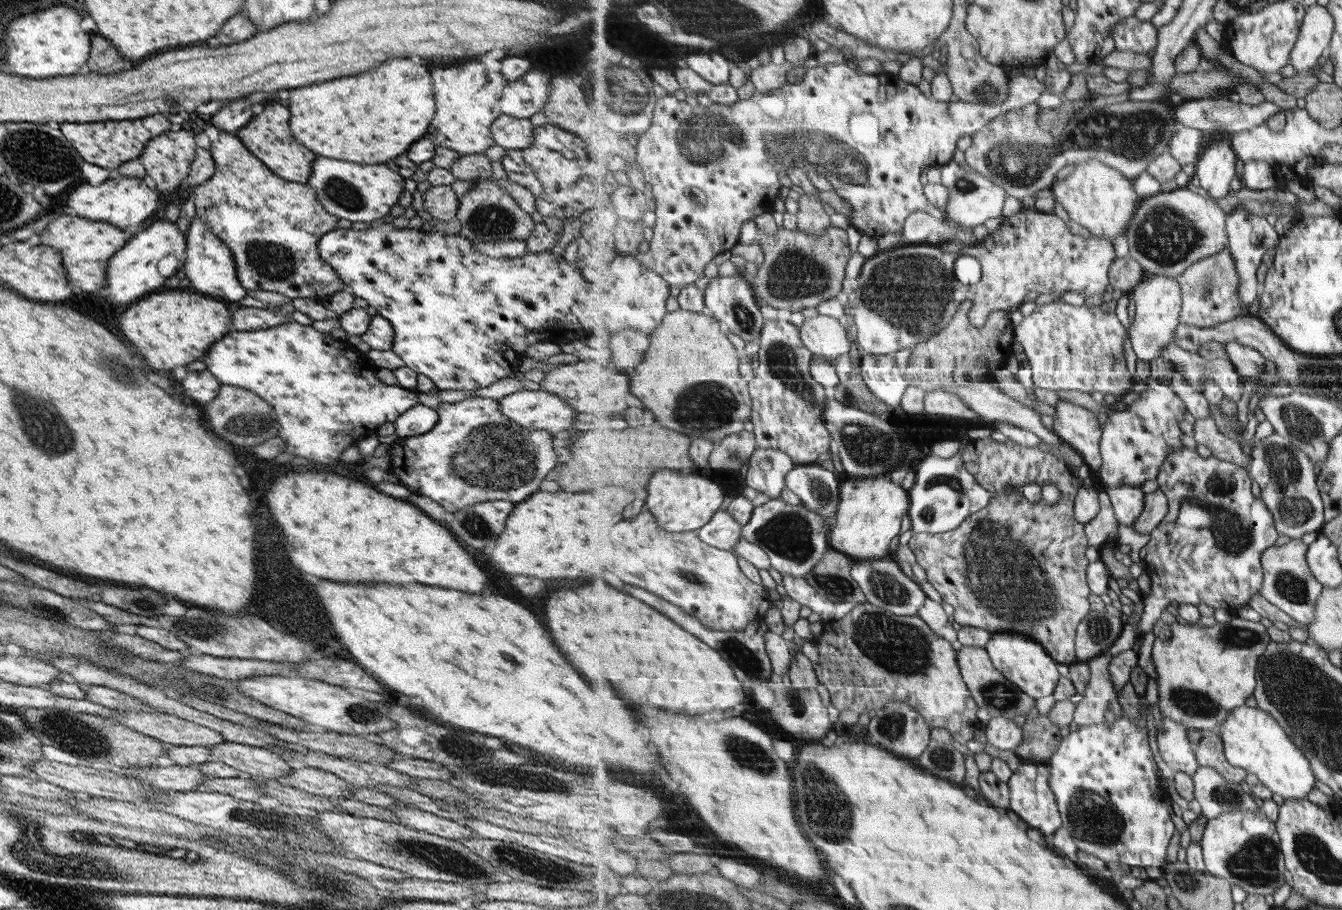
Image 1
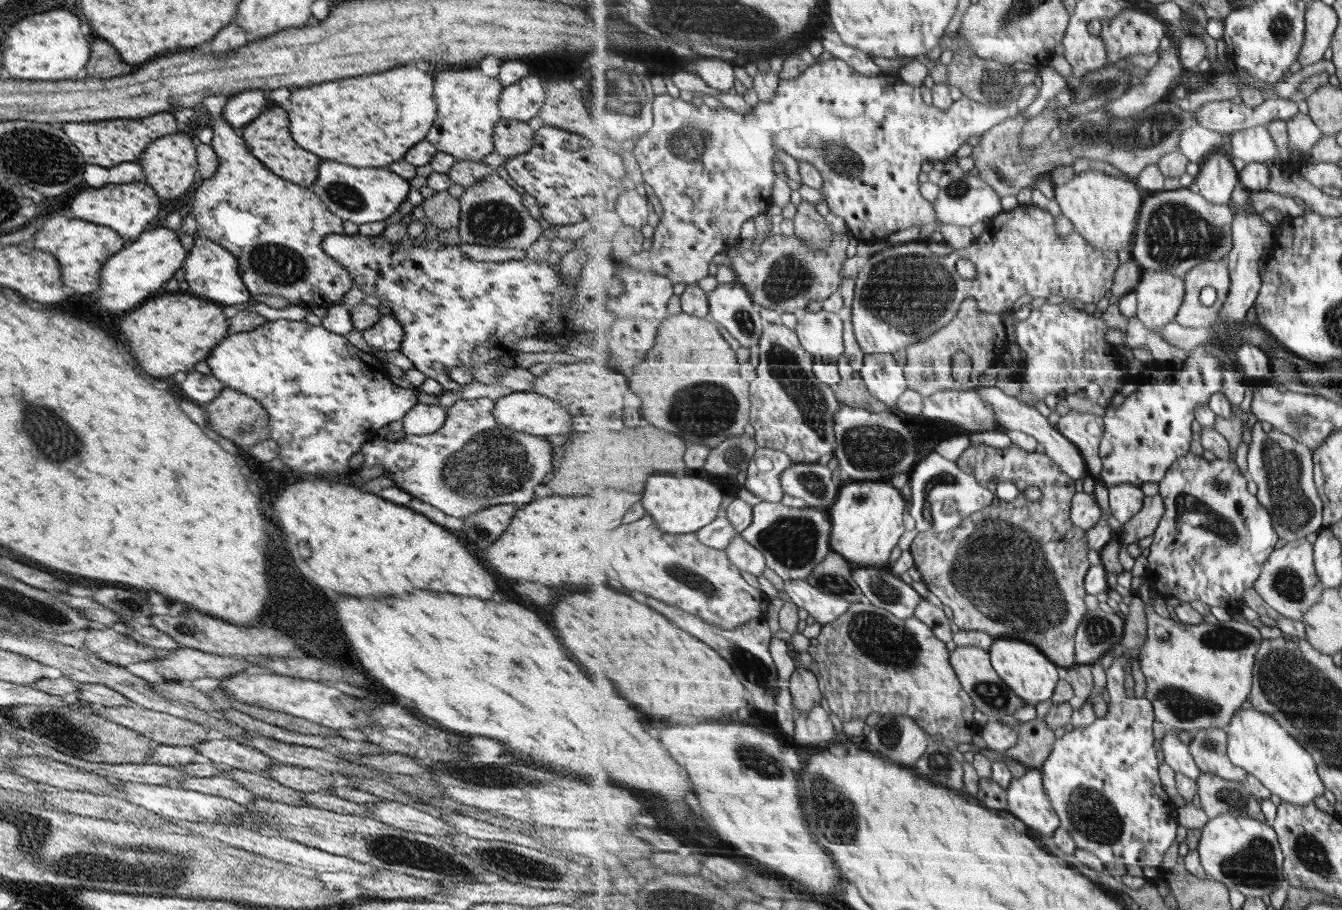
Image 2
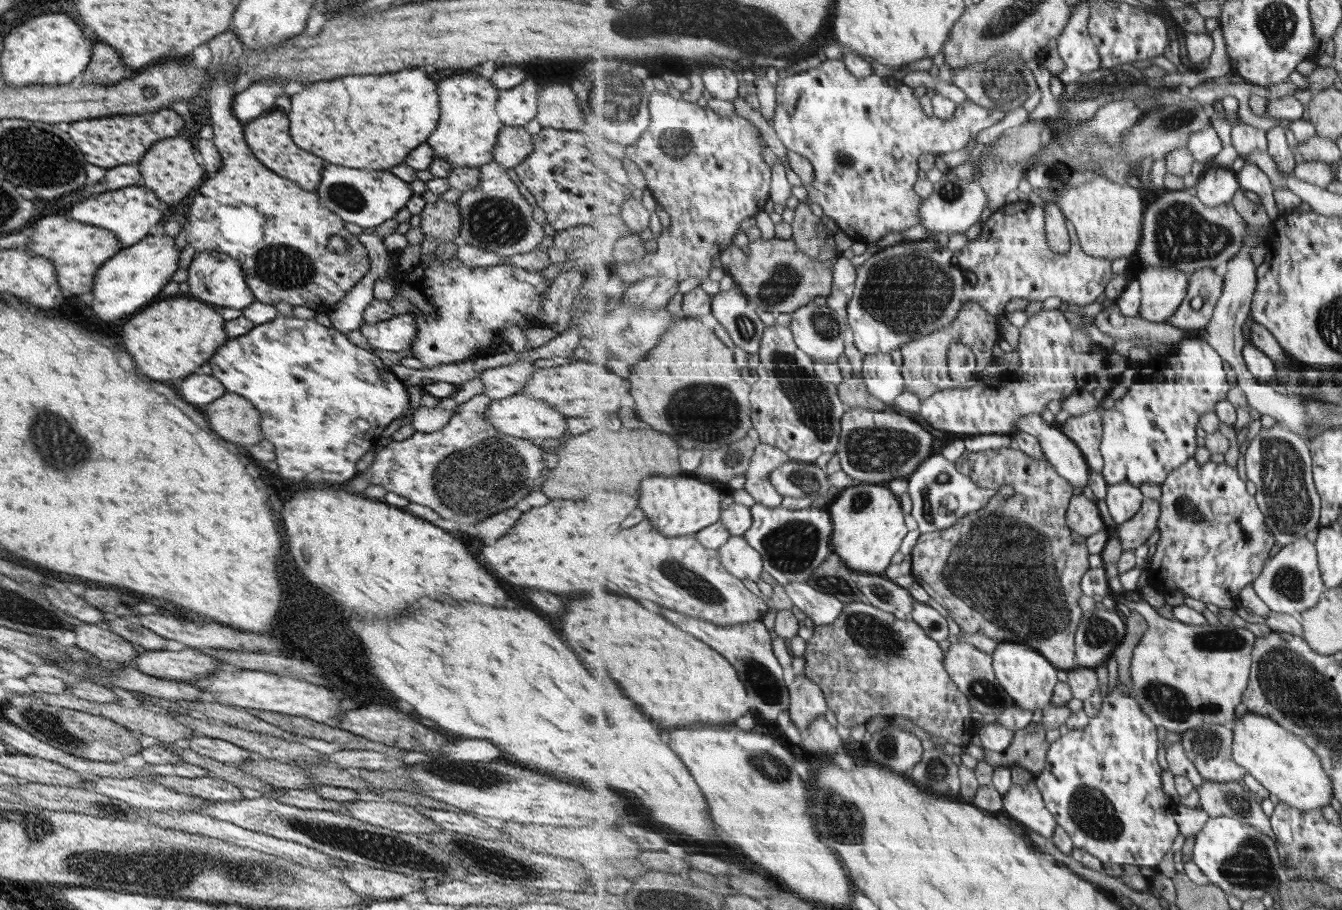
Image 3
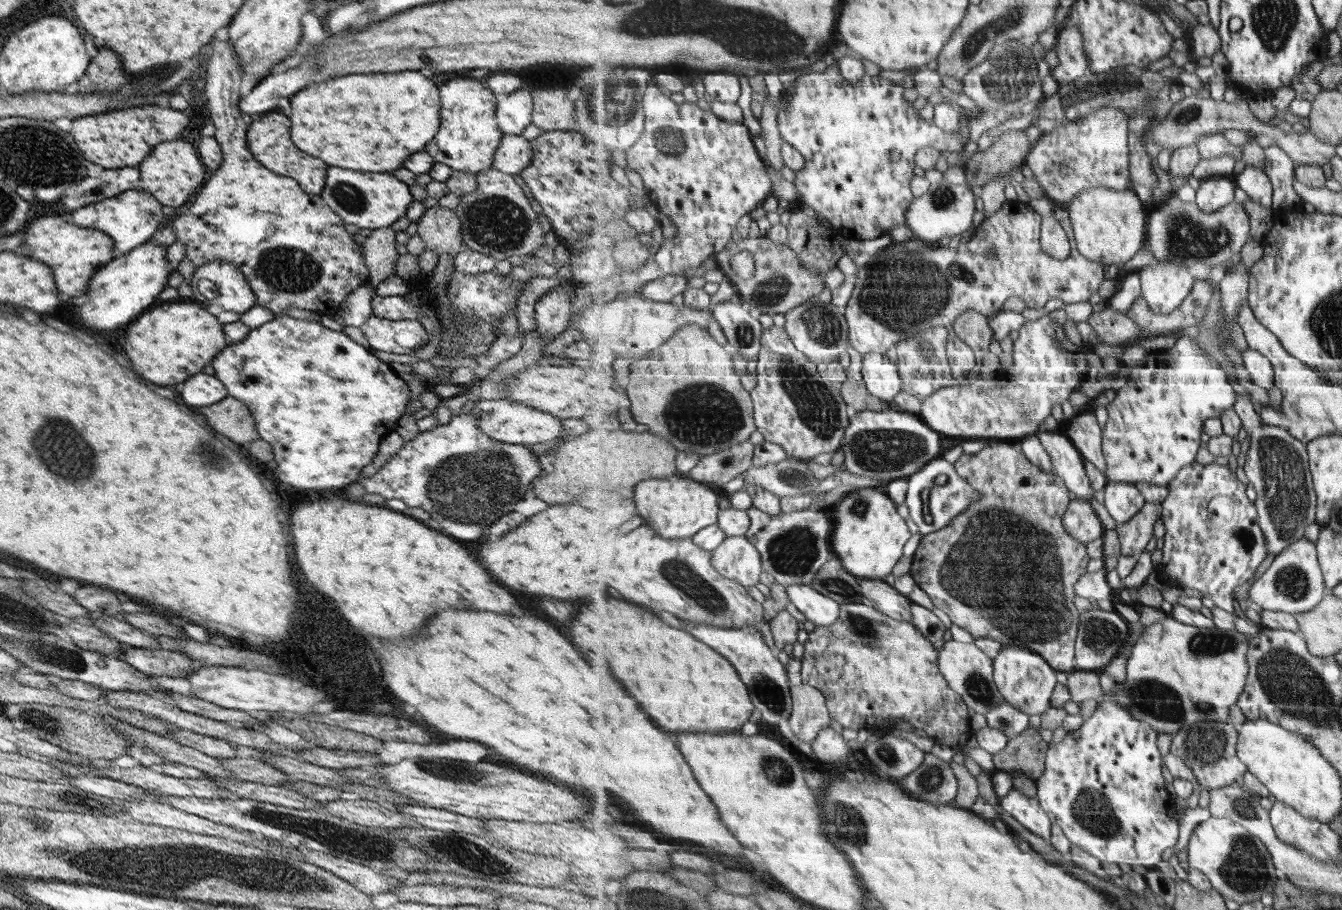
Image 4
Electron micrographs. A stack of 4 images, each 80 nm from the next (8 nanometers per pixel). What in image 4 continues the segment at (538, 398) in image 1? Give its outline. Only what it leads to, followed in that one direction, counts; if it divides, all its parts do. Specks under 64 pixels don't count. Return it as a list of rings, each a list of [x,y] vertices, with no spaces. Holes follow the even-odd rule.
[[[481,399],[469,413],[475,420],[480,431],[495,442],[519,444],[527,447],[539,442],[549,442],[561,434],[561,422],[548,412],[532,409],[523,403],[516,403],[507,399]]]

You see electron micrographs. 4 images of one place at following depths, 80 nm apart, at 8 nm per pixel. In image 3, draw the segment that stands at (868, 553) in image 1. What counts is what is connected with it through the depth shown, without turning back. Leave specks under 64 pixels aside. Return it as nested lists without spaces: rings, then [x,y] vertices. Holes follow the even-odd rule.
[[[860,483],[840,491],[827,508],[834,522],[833,552],[840,554],[856,573],[885,575],[903,538],[909,534],[899,497],[886,484]]]

